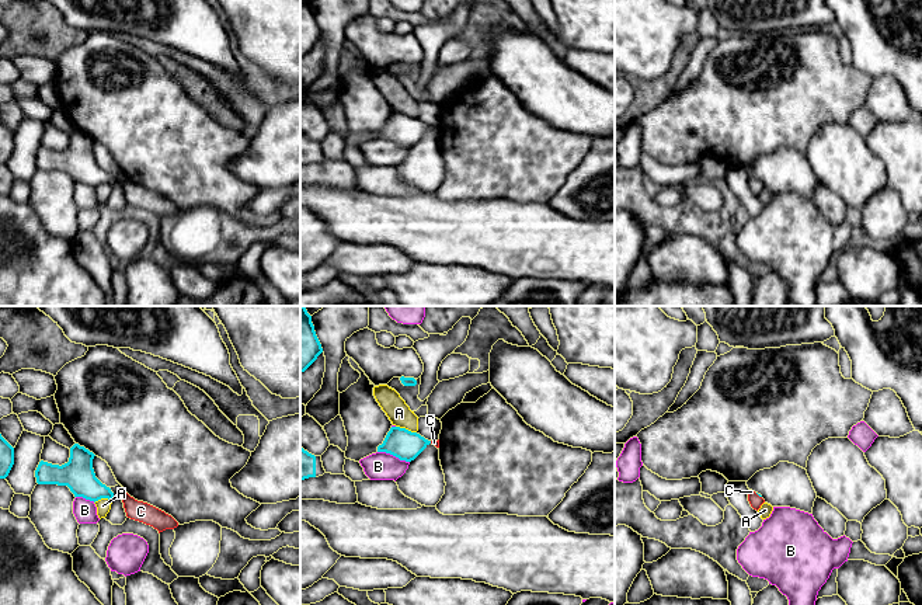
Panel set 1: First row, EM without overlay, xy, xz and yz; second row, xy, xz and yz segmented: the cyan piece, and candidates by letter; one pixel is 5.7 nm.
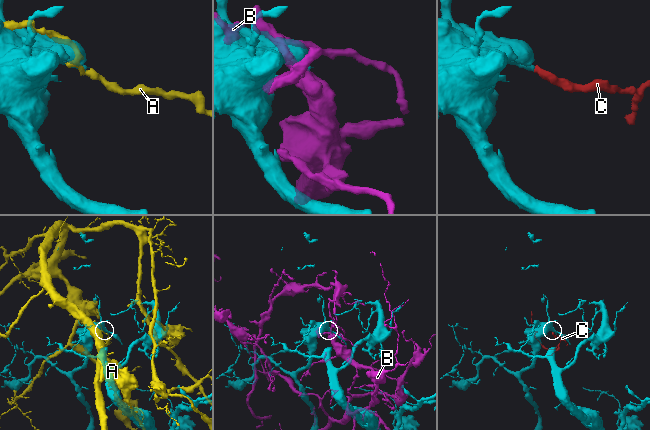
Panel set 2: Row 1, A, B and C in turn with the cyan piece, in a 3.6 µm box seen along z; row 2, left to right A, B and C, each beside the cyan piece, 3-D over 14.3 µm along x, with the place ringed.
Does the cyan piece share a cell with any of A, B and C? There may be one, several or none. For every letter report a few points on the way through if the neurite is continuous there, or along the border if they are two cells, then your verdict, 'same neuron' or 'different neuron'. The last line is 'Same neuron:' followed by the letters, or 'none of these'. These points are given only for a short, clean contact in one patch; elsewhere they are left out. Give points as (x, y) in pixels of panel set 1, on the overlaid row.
A: different neuron
B: different neuron
C: across yz (757, 493), (758, 494), (755, 501) | same neuron
Same neuron: C

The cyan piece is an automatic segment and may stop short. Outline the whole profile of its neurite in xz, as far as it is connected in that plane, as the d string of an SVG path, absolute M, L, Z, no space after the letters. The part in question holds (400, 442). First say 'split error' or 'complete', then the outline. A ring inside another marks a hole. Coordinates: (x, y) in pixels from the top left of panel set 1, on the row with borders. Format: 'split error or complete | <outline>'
complete | M392 427L378 452L390 453L400 460L414 460L431 441L406 428Z

